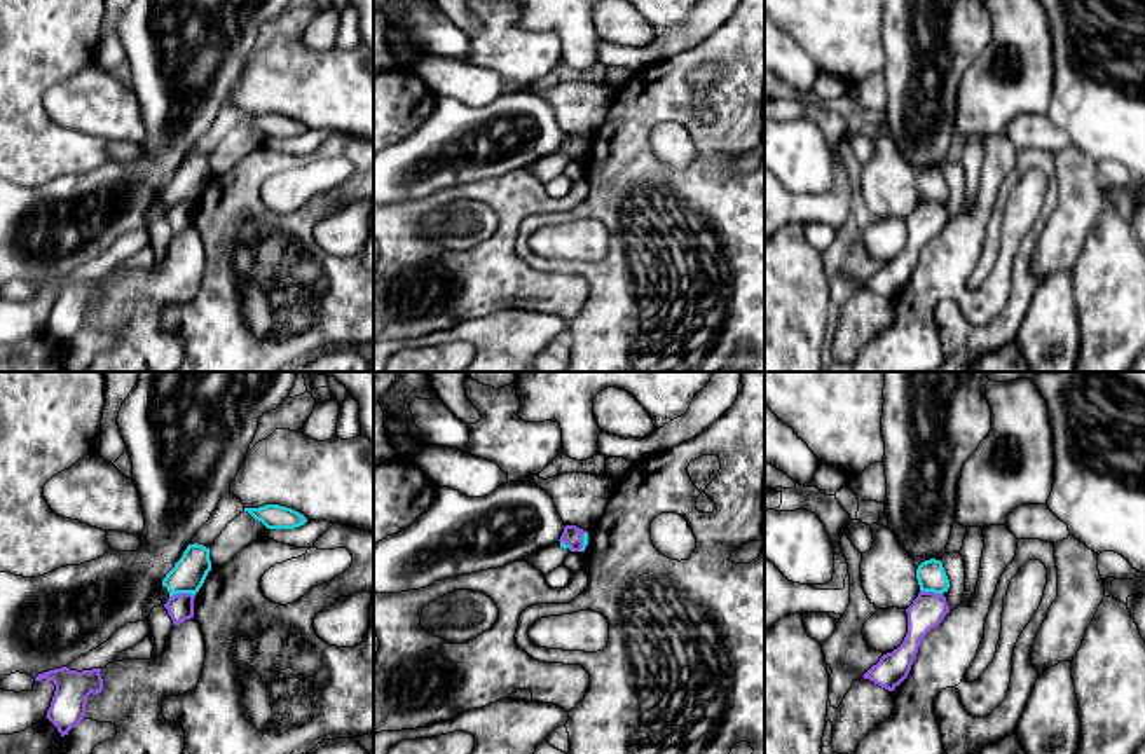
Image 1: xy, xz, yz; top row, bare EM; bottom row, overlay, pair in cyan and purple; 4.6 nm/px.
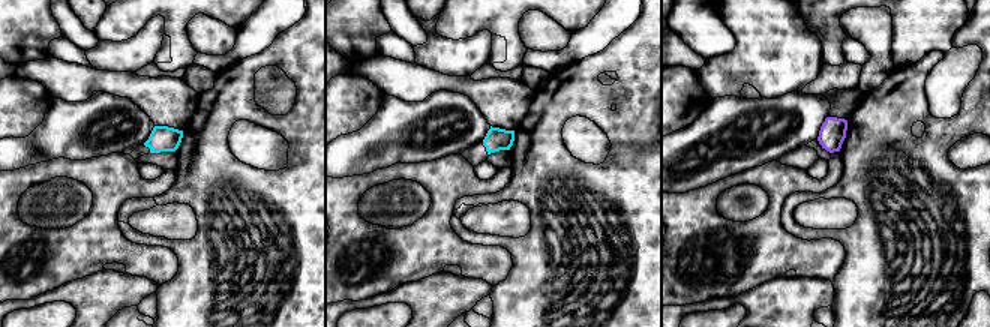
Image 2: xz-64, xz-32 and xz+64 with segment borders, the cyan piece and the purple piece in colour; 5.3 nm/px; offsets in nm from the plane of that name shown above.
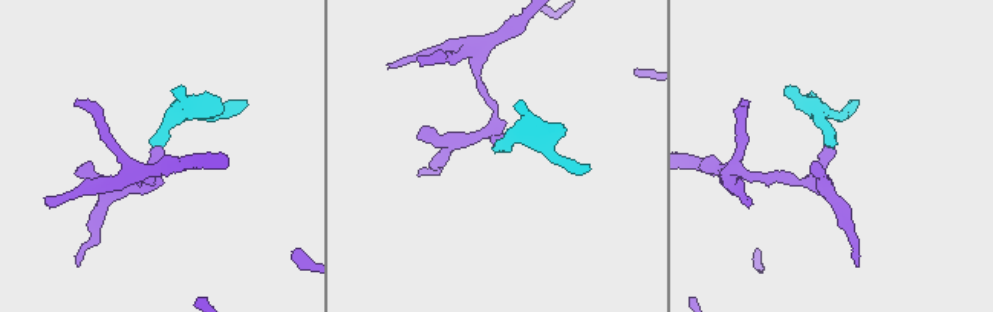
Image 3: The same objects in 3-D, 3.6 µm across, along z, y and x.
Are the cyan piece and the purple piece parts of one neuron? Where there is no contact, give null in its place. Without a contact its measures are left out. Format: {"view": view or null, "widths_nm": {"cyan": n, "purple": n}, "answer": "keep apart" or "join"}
{"view": "xy", "widths_nm": {"cyan": 160, "purple": 120}, "answer": "keep apart"}

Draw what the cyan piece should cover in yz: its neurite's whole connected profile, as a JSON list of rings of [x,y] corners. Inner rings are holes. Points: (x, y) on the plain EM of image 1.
[[[930,168],[918,175],[916,188],[922,201],[944,202],[950,197],[950,188],[941,169]]]

